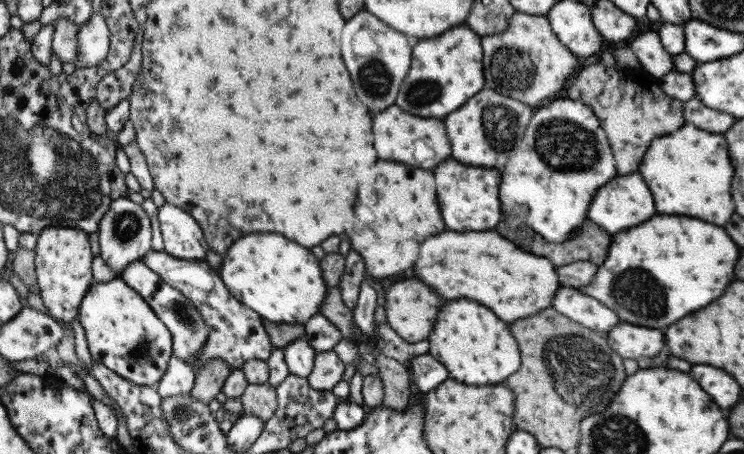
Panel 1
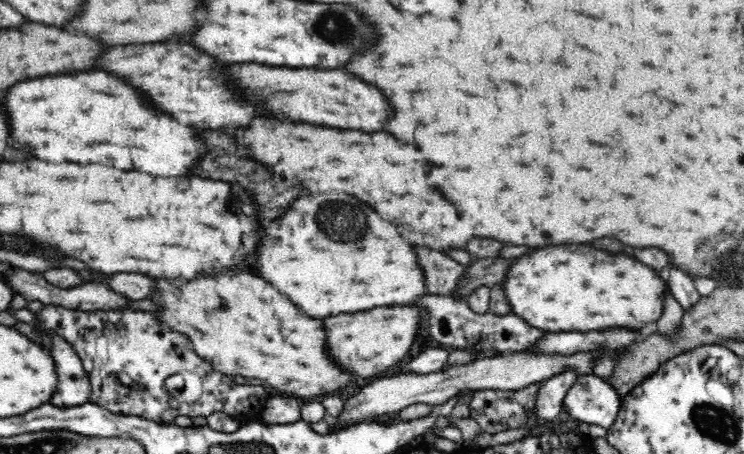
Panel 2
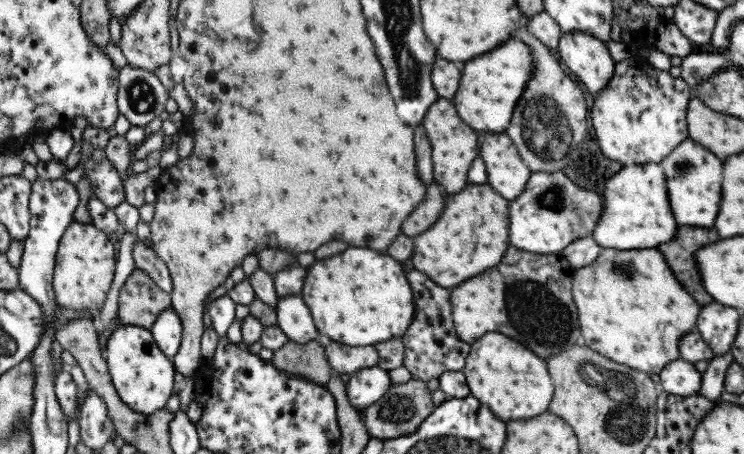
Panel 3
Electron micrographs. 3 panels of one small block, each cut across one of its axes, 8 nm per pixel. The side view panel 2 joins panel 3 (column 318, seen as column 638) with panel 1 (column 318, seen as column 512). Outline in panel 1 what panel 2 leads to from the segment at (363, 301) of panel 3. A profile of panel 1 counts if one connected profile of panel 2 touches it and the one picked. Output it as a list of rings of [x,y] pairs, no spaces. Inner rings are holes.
[[[255,232],[241,238],[231,252],[225,254],[225,264],[219,274],[239,302],[259,312],[263,320],[277,324],[311,322],[311,318],[323,312],[329,296],[329,282],[323,274],[321,260],[299,242],[273,232]]]

